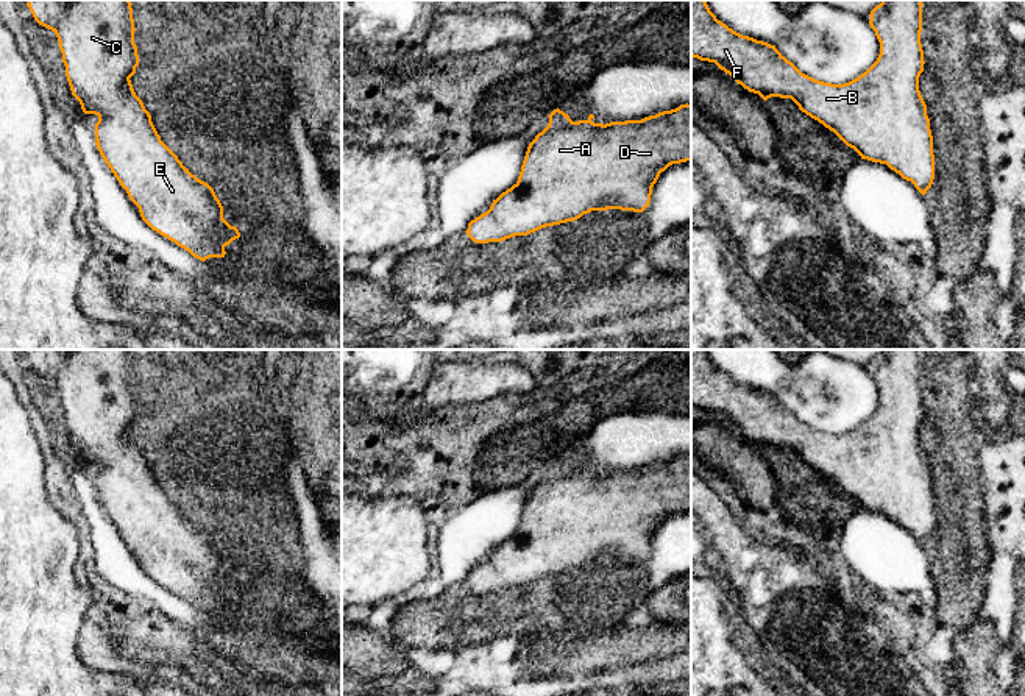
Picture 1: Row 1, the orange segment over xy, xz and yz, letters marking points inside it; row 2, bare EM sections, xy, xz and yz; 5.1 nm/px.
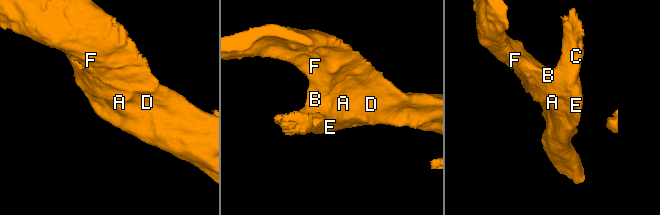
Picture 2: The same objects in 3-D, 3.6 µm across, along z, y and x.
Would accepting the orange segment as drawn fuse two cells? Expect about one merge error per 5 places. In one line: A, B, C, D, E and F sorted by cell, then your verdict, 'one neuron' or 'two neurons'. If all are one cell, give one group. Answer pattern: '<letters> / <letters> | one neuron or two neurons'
A B C D E F | one neuron

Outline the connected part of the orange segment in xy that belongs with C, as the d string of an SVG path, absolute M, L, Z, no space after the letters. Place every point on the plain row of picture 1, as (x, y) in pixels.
M28 350L34 370L51 379L59 392L66 426L72 445L80 451L84 463L95 463L95 495L120 532L129 549L139 557L142 570L156 582L189 601L193 607L225 607L225 596L240 587L236 576L223 568L223 556L214 538L198 529L178 509L178 506L161 490L150 462L136 445L131 426L139 415L137 396L134 393L134 368L129 350Z

